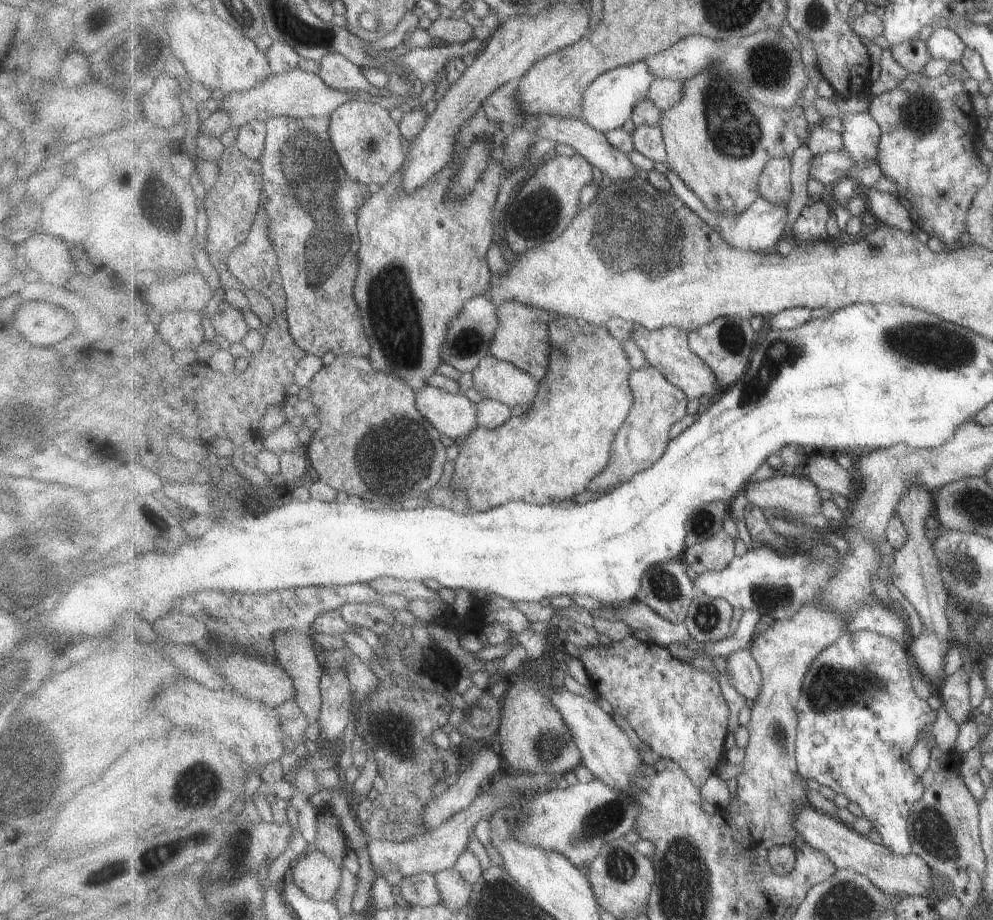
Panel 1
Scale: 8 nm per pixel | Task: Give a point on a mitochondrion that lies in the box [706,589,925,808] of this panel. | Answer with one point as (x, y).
(835, 686)

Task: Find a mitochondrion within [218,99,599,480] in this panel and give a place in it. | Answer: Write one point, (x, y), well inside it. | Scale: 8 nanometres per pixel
(305, 163)

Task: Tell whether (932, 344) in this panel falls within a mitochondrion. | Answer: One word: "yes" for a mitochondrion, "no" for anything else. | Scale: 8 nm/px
yes

